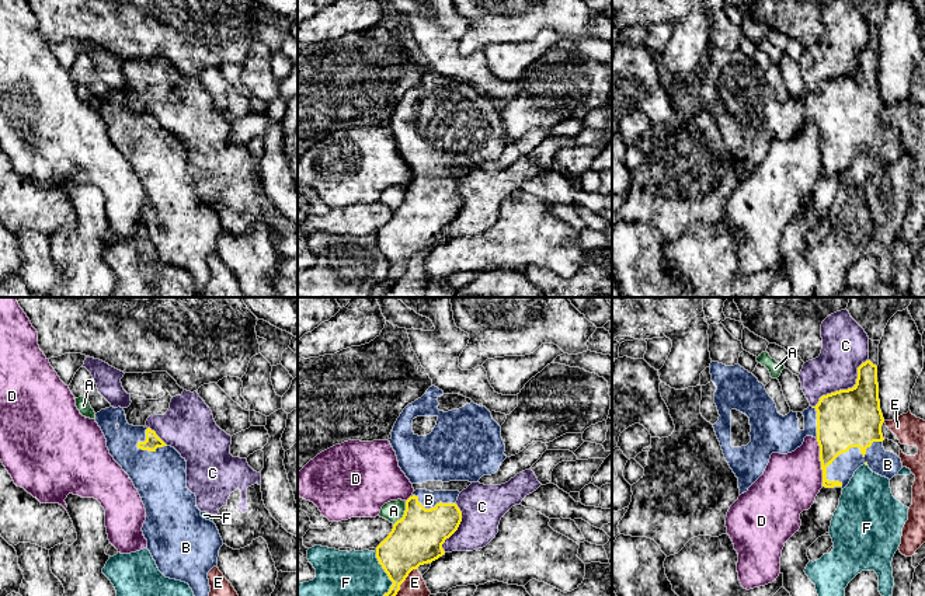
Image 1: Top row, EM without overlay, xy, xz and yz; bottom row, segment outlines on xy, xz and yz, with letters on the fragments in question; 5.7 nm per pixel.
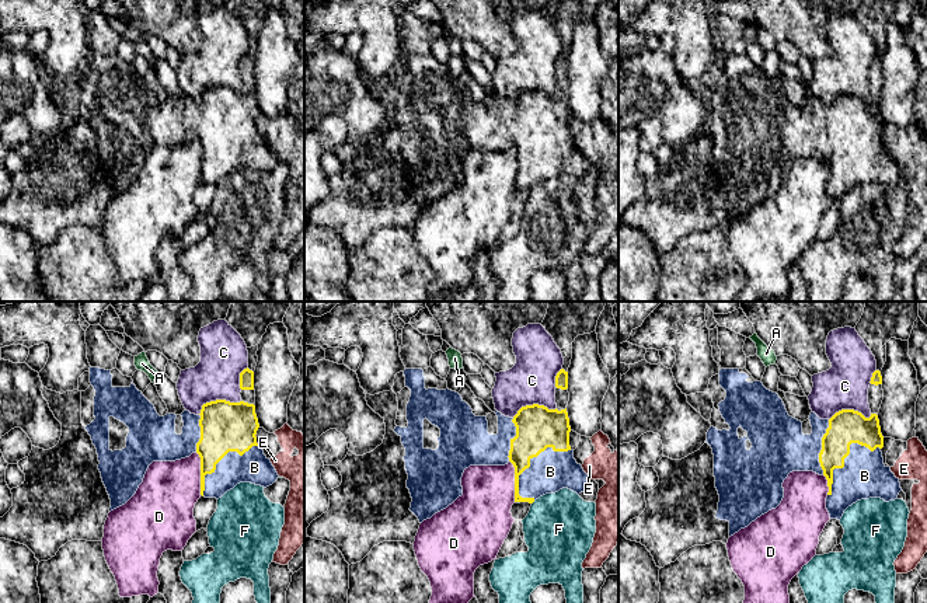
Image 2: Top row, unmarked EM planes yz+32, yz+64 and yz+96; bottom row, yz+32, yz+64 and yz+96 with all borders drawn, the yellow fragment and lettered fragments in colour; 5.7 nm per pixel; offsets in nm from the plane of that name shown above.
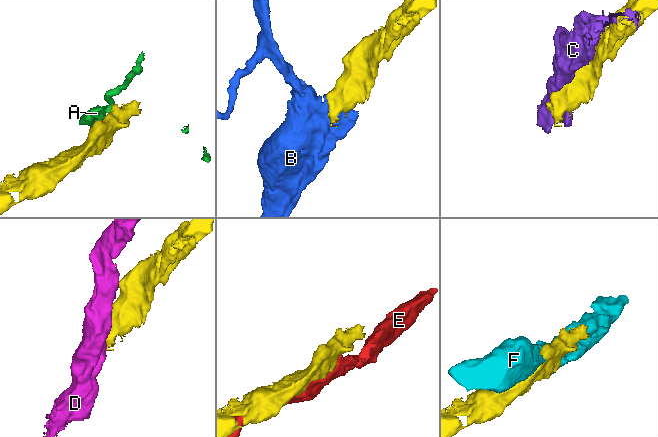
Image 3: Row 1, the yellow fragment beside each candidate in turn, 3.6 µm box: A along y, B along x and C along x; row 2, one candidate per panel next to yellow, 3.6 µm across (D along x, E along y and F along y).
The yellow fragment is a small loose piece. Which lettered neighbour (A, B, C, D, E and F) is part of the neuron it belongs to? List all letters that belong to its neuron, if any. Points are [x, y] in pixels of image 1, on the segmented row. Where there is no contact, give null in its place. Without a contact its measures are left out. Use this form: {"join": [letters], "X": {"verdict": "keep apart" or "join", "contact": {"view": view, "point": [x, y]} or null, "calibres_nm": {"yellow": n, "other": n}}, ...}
{"join": ["B"], "A": {"verdict": "keep apart", "contact": {"view": "xz", "point": [404, 513]}, "calibres_nm": {"yellow": 300, "other": 120}}, "B": {"verdict": "join", "contact": {"view": "yz", "point": [851, 446]}, "calibres_nm": {"yellow": 340, "other": 150}}, "C": {"verdict": "keep apart", "contact": {"view": "yz", "point": [845, 390]}, "calibres_nm": {"yellow": 340, "other": 280}}, "D": {"verdict": "keep apart", "contact": {"view": "yz", "point": [821, 463]}, "calibres_nm": {"yellow": 280, "other": 320}}, "E": {"verdict": "keep apart", "contact": {"view": "xz", "point": [404, 579]}, "calibres_nm": {"yellow": 300, "other": 120}}, "F": {"verdict": "keep apart", "contact": {"view": "xz", "point": [386, 572]}, "calibres_nm": {"yellow": 300, "other": 260}}}

